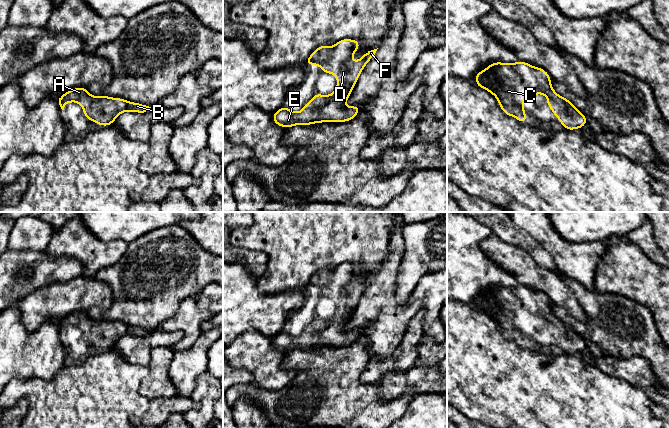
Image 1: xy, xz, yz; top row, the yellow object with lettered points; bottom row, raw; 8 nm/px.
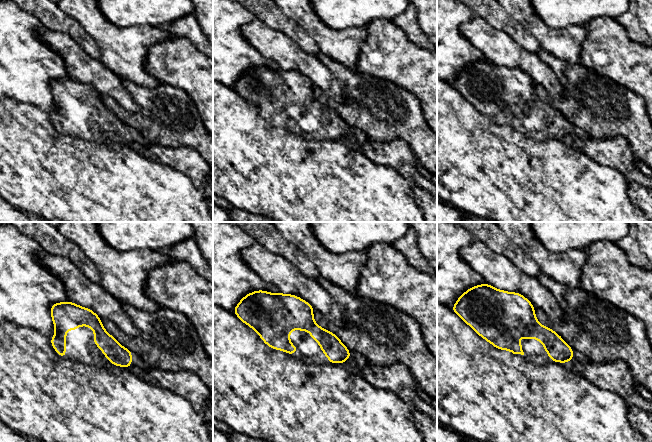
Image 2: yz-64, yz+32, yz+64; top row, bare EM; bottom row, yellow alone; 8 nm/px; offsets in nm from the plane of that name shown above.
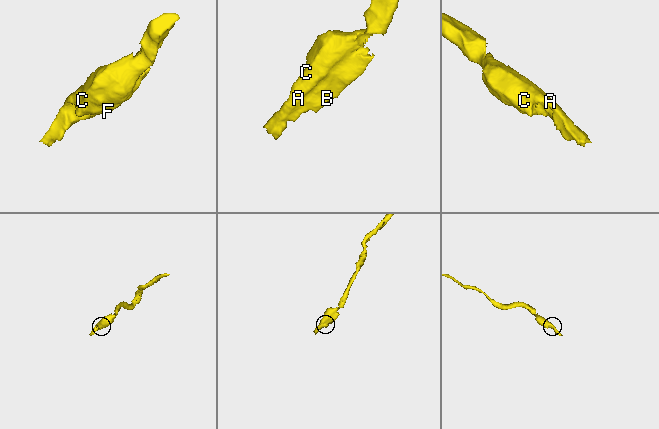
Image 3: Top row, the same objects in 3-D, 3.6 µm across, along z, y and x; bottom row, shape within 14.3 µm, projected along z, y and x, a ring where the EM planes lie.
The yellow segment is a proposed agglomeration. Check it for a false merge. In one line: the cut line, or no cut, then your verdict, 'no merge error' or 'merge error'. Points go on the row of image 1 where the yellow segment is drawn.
cut none; no merge error

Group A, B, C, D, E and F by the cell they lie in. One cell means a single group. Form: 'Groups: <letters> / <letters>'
Groups: A B C D E F

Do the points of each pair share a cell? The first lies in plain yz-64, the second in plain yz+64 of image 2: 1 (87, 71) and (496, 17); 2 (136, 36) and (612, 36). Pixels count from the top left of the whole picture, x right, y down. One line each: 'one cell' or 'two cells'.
1: two cells
2: two cells

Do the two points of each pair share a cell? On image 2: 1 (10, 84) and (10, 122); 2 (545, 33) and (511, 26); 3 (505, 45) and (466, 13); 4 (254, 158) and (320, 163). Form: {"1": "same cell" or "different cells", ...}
{"1": "different cells", "2": "different cells", "3": "different cells", "4": "same cell"}

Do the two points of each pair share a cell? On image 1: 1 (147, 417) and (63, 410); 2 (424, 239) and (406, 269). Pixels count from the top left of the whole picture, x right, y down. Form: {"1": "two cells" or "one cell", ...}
{"1": "two cells", "2": "one cell"}

